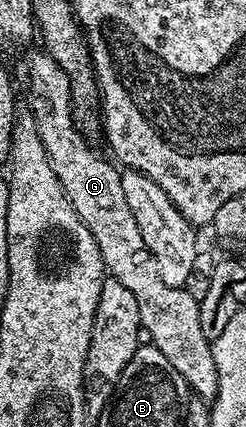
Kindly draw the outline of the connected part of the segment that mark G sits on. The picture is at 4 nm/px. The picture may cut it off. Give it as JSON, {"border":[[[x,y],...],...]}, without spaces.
{"border":[[[38,51],[31,57],[31,62],[27,65],[27,81],[31,84],[31,105],[34,116],[39,122],[39,134],[43,139],[43,146],[45,147],[53,171],[57,175],[57,179],[61,179],[61,187],[65,191],[65,195],[69,199],[69,203],[73,203],[73,207],[77,211],[77,215],[85,223],[85,227],[89,227],[89,231],[93,235],[93,239],[97,239],[97,247],[101,251],[101,259],[103,260],[104,270],[109,271],[110,276],[114,280],[120,281],[124,287],[133,295],[133,299],[137,299],[137,311],[141,315],[141,329],[144,334],[149,336],[150,344],[157,347],[157,351],[161,351],[161,355],[165,355],[165,359],[169,359],[169,363],[173,363],[173,367],[177,367],[177,371],[187,381],[188,390],[194,393],[196,398],[202,399],[208,403],[214,401],[215,392],[217,391],[217,369],[213,363],[213,351],[211,350],[211,342],[208,341],[205,331],[201,331],[201,315],[199,314],[199,302],[193,299],[193,295],[189,295],[189,291],[185,288],[178,289],[177,287],[169,287],[169,283],[165,283],[165,279],[161,279],[161,271],[157,267],[157,259],[153,259],[153,255],[149,251],[149,247],[145,245],[145,239],[141,239],[141,227],[137,227],[137,219],[133,219],[133,211],[129,211],[129,203],[125,203],[125,191],[121,191],[121,173],[117,168],[114,160],[106,161],[93,146],[90,145],[88,138],[79,130],[78,125],[75,124],[75,115],[71,107],[71,84],[69,77],[65,75],[65,71],[61,71],[58,63],[50,57],[46,51]]]}

